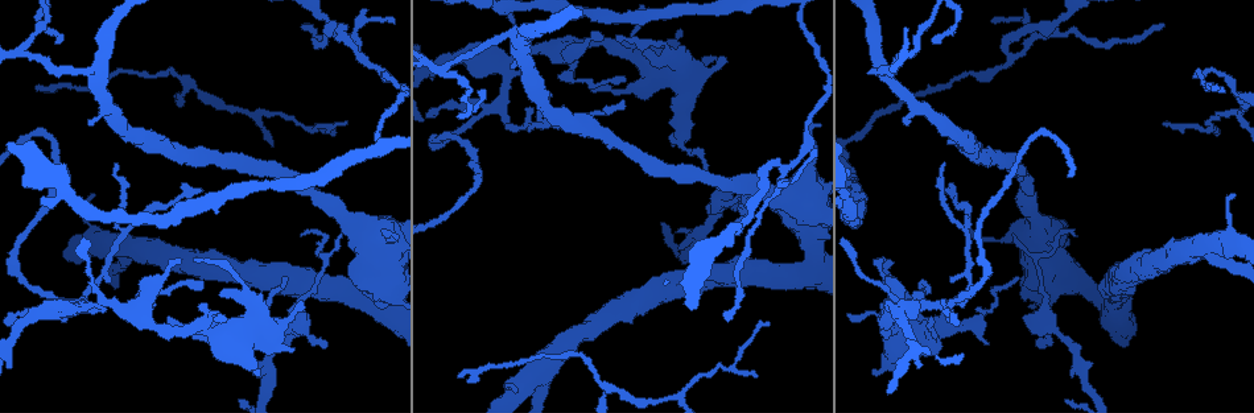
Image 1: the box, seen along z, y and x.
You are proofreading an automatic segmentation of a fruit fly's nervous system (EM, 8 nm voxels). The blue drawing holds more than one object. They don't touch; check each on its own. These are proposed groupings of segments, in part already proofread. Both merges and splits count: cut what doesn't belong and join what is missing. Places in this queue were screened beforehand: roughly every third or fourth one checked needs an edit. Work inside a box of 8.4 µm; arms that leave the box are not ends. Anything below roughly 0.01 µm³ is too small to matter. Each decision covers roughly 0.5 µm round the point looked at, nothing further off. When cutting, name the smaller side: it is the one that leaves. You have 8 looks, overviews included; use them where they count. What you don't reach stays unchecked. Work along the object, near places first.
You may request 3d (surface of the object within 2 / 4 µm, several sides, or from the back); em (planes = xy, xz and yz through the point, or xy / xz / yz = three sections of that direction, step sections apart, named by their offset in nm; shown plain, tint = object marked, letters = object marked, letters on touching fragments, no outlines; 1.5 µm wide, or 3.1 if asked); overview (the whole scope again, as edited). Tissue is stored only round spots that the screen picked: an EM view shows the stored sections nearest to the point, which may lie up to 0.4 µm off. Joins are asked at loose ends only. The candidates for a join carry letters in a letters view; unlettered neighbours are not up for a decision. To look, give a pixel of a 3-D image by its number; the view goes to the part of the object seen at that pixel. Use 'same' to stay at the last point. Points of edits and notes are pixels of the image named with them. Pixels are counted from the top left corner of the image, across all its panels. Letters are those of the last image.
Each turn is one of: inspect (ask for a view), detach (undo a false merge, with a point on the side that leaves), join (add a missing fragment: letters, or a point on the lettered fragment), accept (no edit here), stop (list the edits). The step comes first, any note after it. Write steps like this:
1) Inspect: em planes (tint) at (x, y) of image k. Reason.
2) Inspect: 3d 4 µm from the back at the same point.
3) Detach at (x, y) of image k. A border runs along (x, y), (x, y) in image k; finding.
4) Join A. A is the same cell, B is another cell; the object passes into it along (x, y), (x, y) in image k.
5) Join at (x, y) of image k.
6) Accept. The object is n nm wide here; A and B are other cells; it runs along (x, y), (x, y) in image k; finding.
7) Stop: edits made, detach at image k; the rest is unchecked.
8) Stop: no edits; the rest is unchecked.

Inspect: em planes (letters) at (1035, 345) of image 1. Thin end.

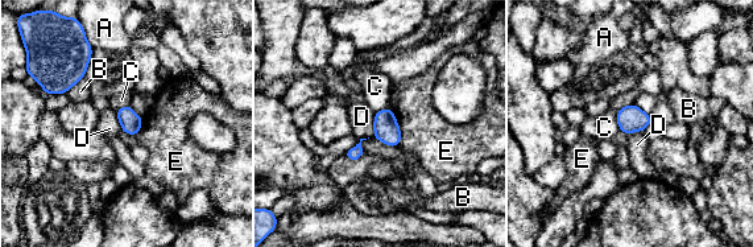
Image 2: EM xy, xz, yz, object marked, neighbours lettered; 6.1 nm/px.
Accept. The object is 130 nm wide here; A, B, C, D and E are other cells; a border runs along (633, 102), (619, 110), (619, 130) in image 2; none of them fits.

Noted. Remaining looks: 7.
Inspect: em planes (letters) at (103, 303) of image 1. Narrows sharply.

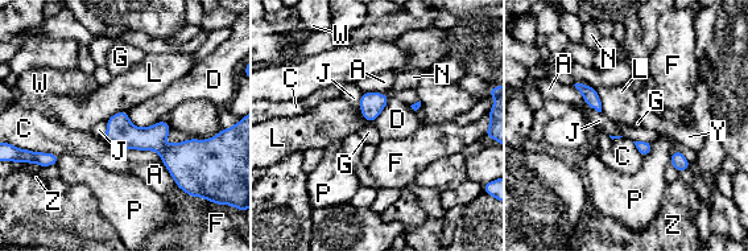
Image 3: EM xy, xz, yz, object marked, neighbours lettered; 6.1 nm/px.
Accept. A, C, D, F, G, J, L, N, P, W, Y and Z are other cells; a border runs along (127, 112), (139, 127), (161, 119) in image 3; continuous, no second neuron.

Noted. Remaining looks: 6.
Inspect: em planes (letters) at (716, 58) of image 1. Branch stops here.

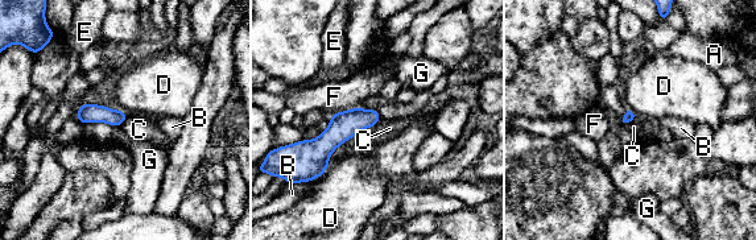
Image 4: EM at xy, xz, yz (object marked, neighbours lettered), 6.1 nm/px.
Accept. A, B, C, D, E, F and G are other cells; a border runs along (128, 115), (120, 125) in image 4; no lettered fragment goes on from it.

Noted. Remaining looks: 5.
Stop: no edits; the rest is unchecked.

